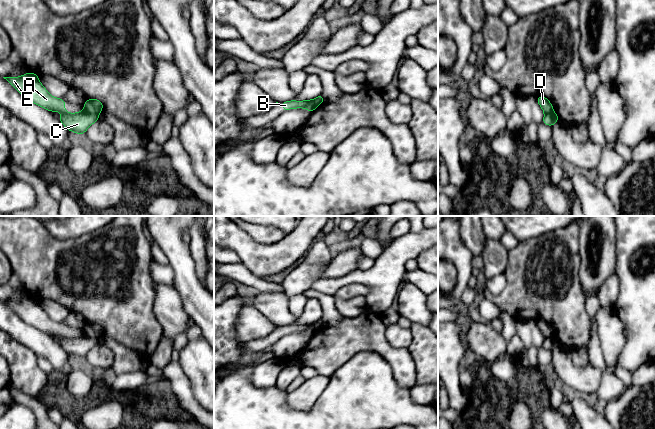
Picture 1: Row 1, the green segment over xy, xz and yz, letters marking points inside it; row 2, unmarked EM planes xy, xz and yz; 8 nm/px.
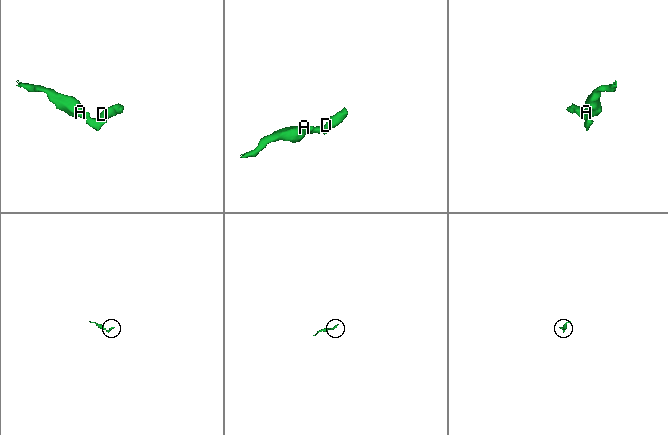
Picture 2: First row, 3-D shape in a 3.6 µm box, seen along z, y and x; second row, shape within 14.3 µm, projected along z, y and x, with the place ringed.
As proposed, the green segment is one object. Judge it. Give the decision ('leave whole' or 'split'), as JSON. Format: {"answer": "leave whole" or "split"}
{"answer": "split"}

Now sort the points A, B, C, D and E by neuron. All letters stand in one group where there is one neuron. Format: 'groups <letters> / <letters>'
groups A B C E / D

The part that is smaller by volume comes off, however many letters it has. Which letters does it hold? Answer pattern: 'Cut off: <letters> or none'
Cut off: D

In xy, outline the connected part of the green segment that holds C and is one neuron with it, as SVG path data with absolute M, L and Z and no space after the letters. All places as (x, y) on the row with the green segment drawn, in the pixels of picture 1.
M26 73L21 77L3 77L11 84L25 99L53 112L59 111L62 116L58 118L69 131L83 135L85 131L97 120L98 115L80 111L79 113L68 113L64 110L66 102L63 99L51 96L46 88L40 83L38 75Z

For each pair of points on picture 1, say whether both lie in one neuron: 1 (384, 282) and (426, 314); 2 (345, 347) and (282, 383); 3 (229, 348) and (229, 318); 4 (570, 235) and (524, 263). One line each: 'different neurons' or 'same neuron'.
1: different neurons
2: different neurons
3: same neuron
4: same neuron

